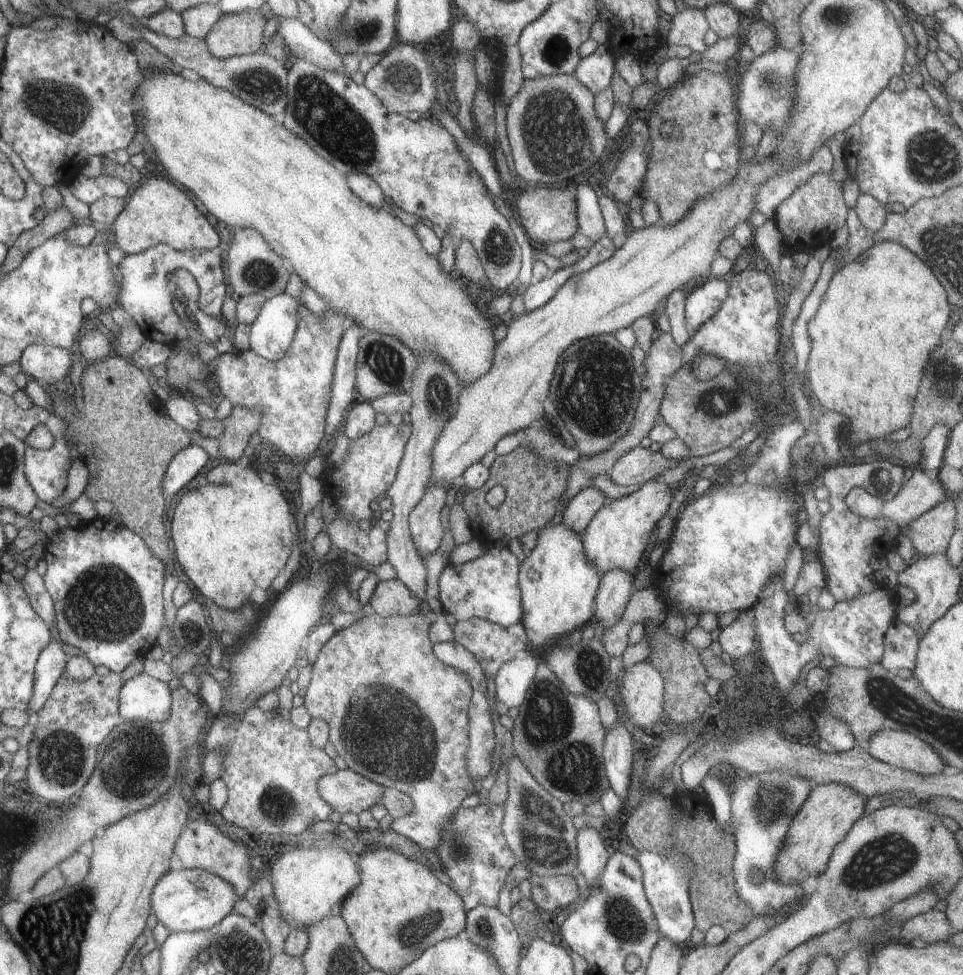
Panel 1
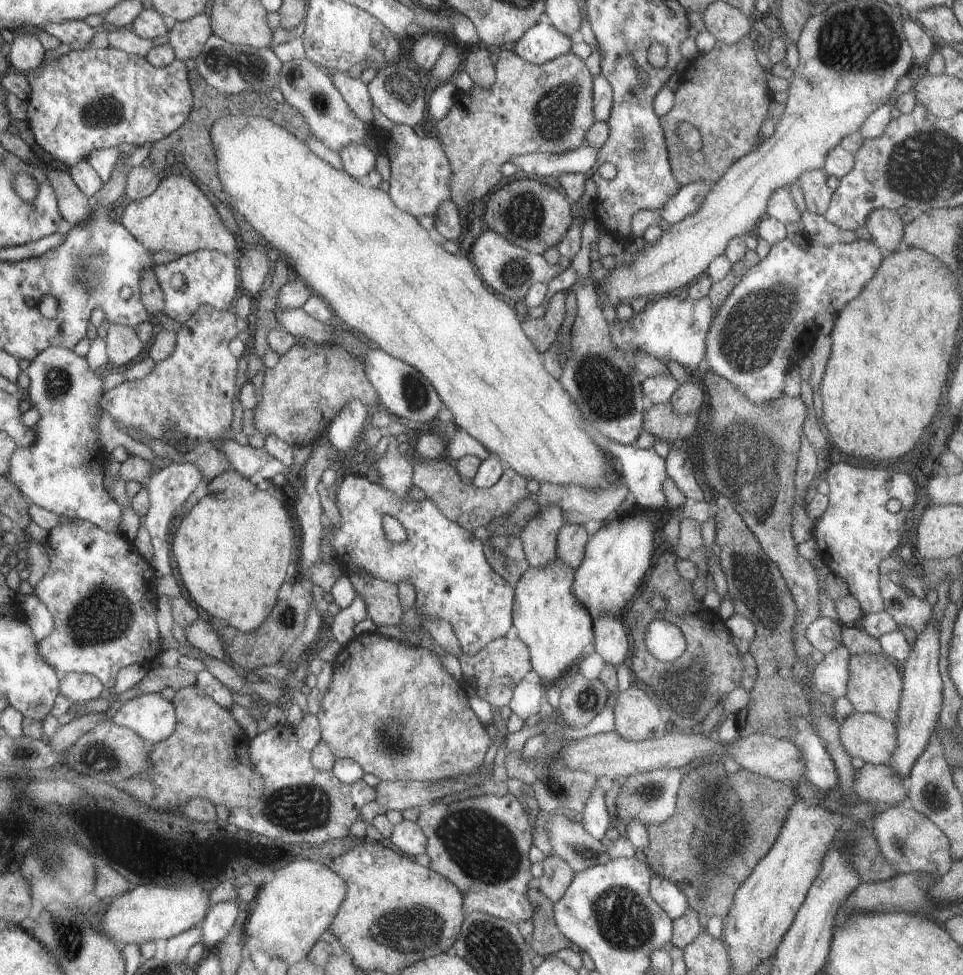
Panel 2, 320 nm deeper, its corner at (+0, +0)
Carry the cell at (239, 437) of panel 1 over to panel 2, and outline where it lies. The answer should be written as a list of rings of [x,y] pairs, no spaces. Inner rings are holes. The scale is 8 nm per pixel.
[[[308,341],[305,345],[295,343],[290,351],[280,356],[278,364],[272,368],[265,367],[265,378],[261,388],[260,403],[254,411],[255,427],[257,432],[266,436],[275,434],[280,440],[290,446],[303,447],[313,445],[318,441],[328,425],[340,414],[340,411],[352,401],[363,402],[366,406],[380,404],[380,394],[375,386],[367,379],[365,362],[360,355],[347,351],[336,341],[315,343]]]

